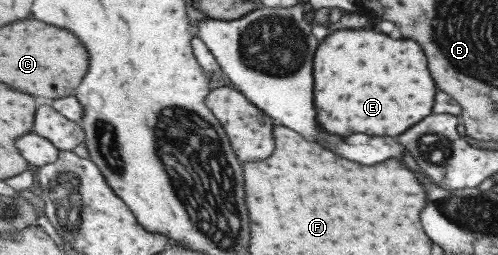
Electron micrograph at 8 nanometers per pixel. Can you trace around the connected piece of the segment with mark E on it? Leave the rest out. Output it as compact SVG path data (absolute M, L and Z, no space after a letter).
M348 29L348 31L336 31L320 43L320 53L316 53L316 97L320 97L320 121L324 121L324 129L328 129L328 133L332 135L348 137L352 133L366 133L370 137L386 137L386 135L396 137L432 113L434 95L436 95L436 83L428 71L426 57L418 47L418 43L412 39L392 39L384 33L368 31L368 29Z

